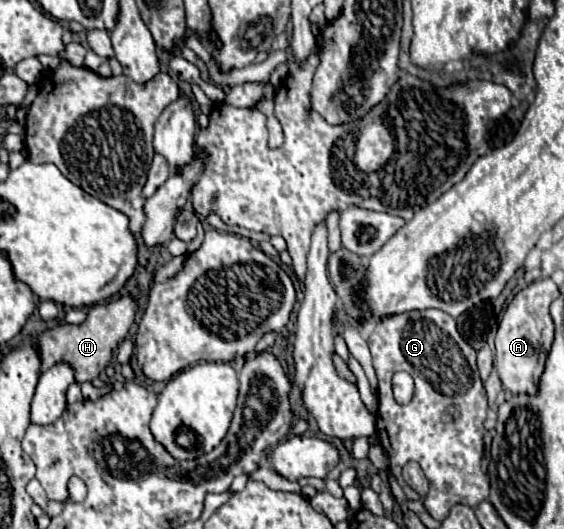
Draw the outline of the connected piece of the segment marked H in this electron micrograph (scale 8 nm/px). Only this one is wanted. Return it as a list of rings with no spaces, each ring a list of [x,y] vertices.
[[[122,296],[118,302],[104,302],[92,306],[88,310],[86,322],[82,322],[80,326],[60,324],[52,330],[42,332],[36,338],[36,348],[40,352],[40,362],[42,362],[40,372],[46,372],[54,364],[66,362],[72,366],[78,384],[92,382],[110,364],[114,348],[126,338],[130,326],[134,324],[134,314],[136,314],[136,302],[130,296]]]

